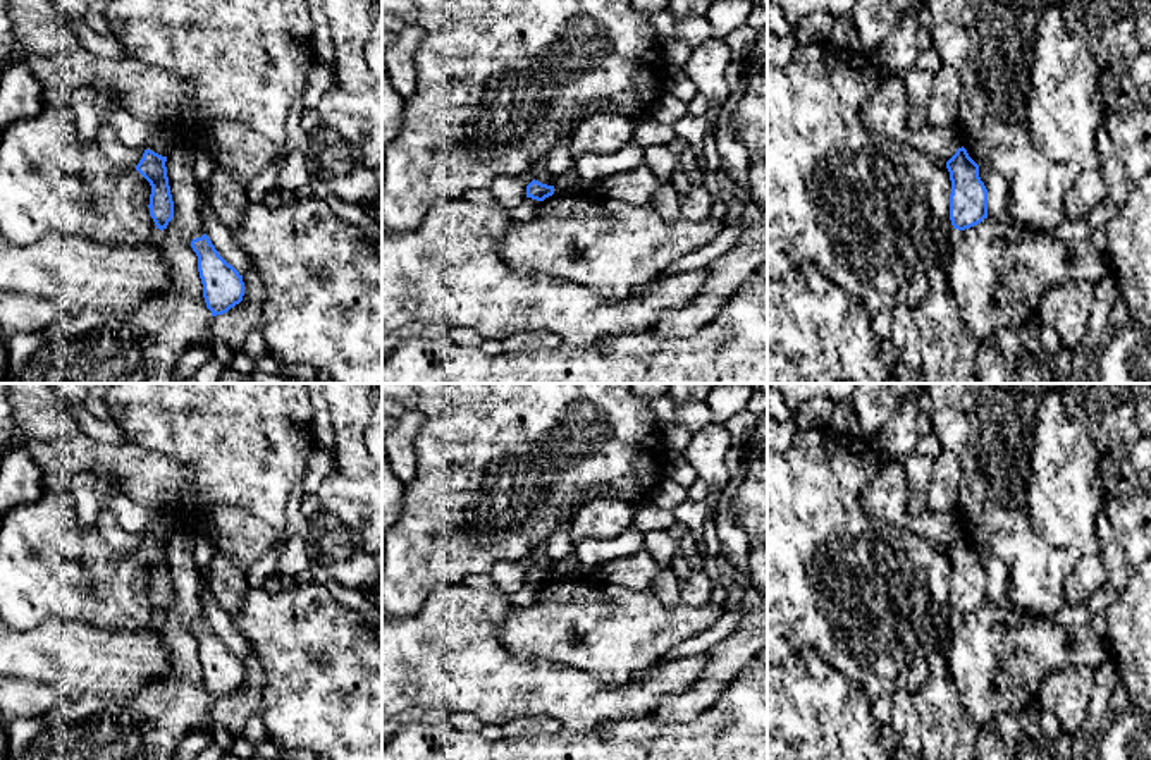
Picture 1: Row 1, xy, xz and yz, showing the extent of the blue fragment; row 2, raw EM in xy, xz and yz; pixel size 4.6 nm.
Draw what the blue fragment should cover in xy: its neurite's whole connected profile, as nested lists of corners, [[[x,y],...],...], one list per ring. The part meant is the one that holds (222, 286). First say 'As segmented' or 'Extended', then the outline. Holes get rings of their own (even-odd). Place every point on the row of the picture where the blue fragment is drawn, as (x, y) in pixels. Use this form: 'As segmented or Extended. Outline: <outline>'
As segmented. Outline: [[[206,234],[193,239],[191,248],[198,256],[206,308],[212,316],[227,313],[243,301],[243,275],[219,254]]]

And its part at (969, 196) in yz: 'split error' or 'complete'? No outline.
complete

